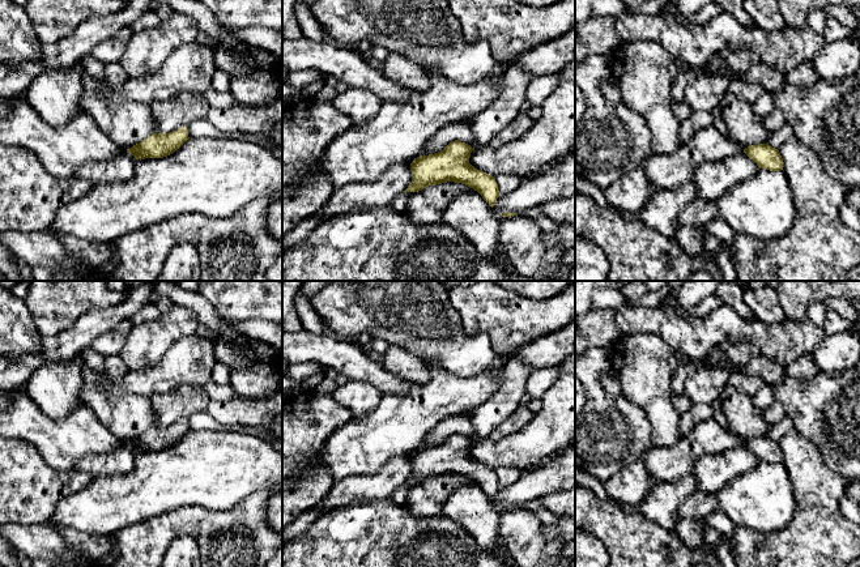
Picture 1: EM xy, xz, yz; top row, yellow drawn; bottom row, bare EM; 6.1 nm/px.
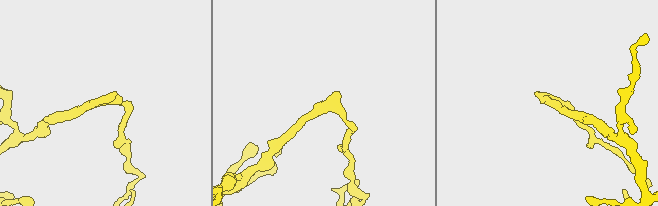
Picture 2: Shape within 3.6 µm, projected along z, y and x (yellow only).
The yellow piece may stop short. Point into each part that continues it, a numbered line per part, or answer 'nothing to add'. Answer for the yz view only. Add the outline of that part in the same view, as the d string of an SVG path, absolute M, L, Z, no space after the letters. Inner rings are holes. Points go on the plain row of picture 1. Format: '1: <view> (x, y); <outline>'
nothing to add

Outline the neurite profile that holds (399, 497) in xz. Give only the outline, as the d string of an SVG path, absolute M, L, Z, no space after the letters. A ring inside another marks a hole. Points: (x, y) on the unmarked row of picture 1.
M401 485L397 487L389 496L389 499L396 504L396 506L403 506L406 502L408 493L412 487L416 485Z

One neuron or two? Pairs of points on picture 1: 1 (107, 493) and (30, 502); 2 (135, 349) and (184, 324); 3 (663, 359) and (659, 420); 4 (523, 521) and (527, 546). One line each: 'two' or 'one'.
1: two
2: one
3: one
4: one

